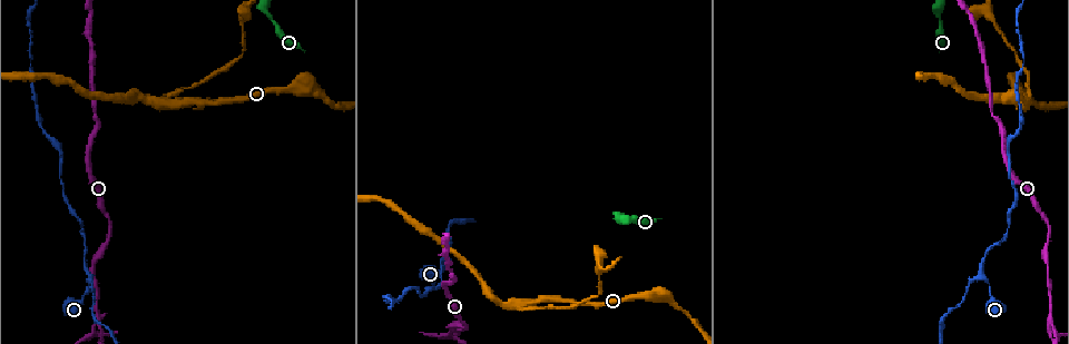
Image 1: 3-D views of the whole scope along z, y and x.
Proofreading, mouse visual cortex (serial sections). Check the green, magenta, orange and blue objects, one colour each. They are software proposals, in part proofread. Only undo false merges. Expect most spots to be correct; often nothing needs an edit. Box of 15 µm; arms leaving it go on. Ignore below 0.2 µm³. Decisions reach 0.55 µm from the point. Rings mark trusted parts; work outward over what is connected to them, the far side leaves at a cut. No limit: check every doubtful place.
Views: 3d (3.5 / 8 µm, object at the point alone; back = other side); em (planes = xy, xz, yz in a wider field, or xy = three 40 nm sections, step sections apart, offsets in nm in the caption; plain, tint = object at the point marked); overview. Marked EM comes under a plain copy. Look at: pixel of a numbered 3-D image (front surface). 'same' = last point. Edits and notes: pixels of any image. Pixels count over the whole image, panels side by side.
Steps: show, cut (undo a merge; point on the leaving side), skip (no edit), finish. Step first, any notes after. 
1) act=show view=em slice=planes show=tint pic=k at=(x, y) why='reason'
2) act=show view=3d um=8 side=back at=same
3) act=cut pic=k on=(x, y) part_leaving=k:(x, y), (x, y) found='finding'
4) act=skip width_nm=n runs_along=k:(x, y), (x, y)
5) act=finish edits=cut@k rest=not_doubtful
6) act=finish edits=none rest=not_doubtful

act=show view=3d um=3.5 pic=1 at=(161, 103)

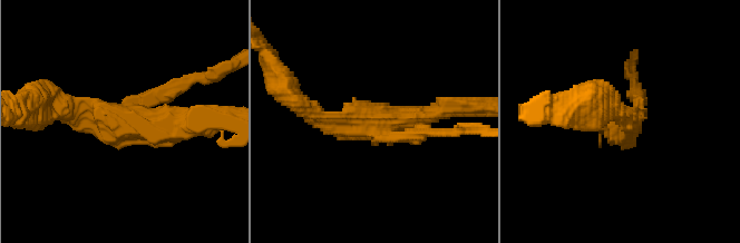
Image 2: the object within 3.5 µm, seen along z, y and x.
act=show view=em slice=xy step=1 show=tint pic=2 at=(127, 122)

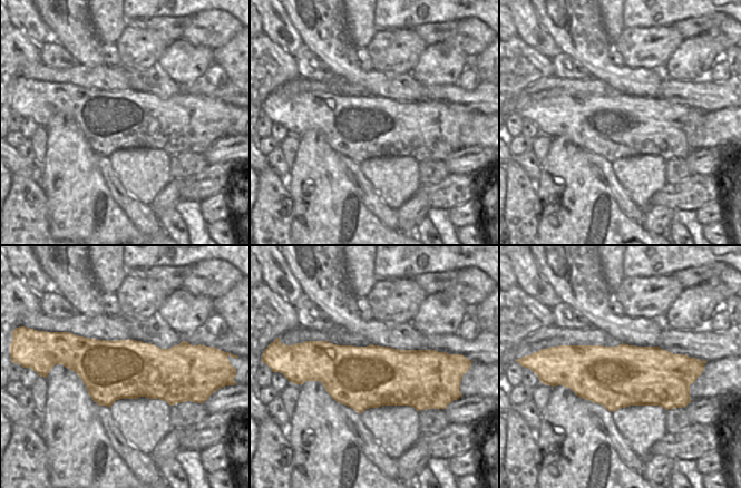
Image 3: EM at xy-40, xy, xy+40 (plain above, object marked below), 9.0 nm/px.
act=cut pic=2 on=(420, 135) part_leaving=2:(392, 135), (482, 129) found='a second cell is stuck on'

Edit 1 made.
act=show view=overview

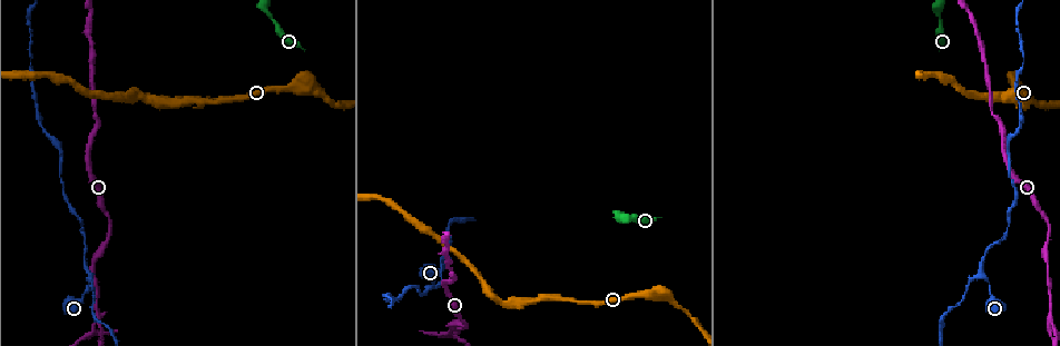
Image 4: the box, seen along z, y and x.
act=show view=3d um=3.5 pic=4 at=(89, 273) why='a fork'

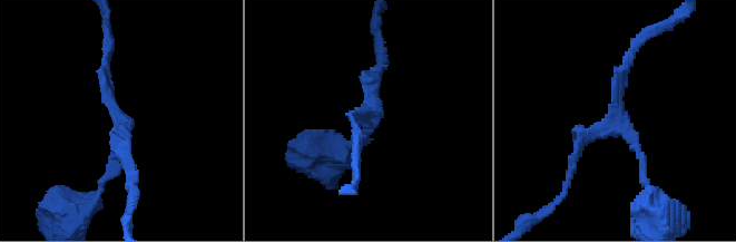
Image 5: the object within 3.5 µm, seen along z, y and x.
act=show view=em slice=xy step=2 show=tint pic=5 at=(367, 122) arms=3 arm_widths_nm=100,150,200 why='now the EM'

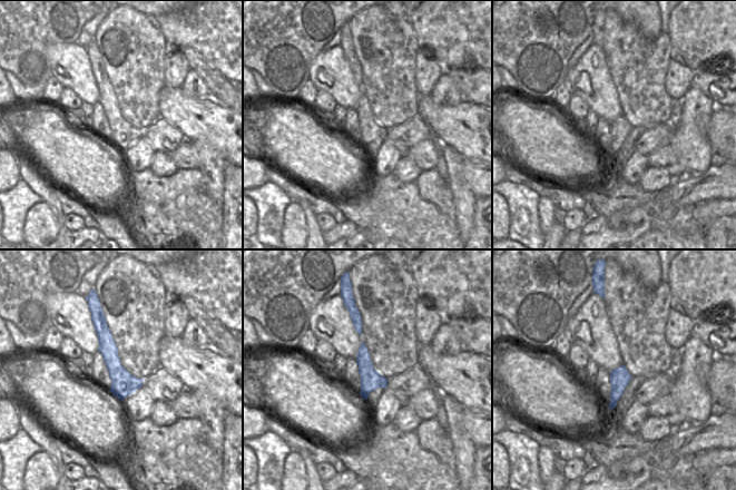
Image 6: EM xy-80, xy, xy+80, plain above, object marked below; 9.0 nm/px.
act=skip runs_along=6:(97, 321), (121, 380), (121, 395) found='continuous, no second cell'

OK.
act=show view=3d um=3.5 pic=4 at=(1052, 319)

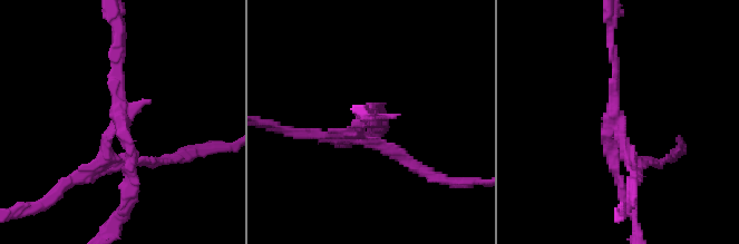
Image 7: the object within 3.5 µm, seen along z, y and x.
act=show view=em slice=xy step=3 show=tint pic=7 at=(617, 120) arms=3 arm_widths_nm=150,150,200

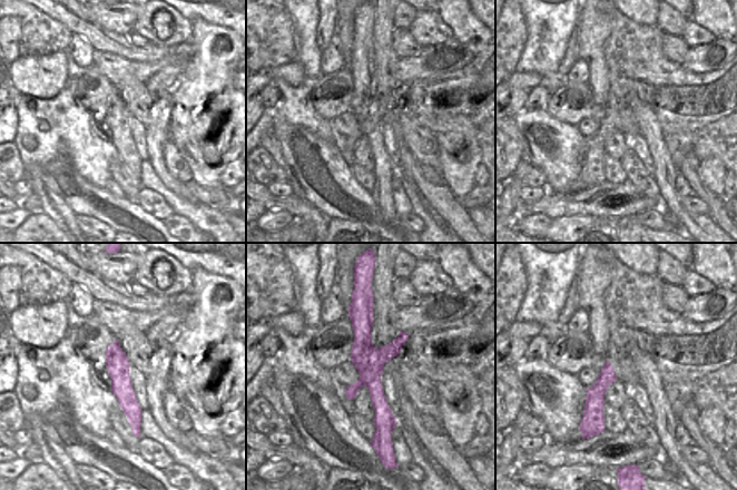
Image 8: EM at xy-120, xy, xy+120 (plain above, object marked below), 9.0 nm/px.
act=cut pic=7 on=(382, 147) part_leaving=7:(361, 124), (341, 135), (297, 132) found='a second cell is stuck on'

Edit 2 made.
act=finish edits=cut@2,cut@7 rest=not_doubtful

